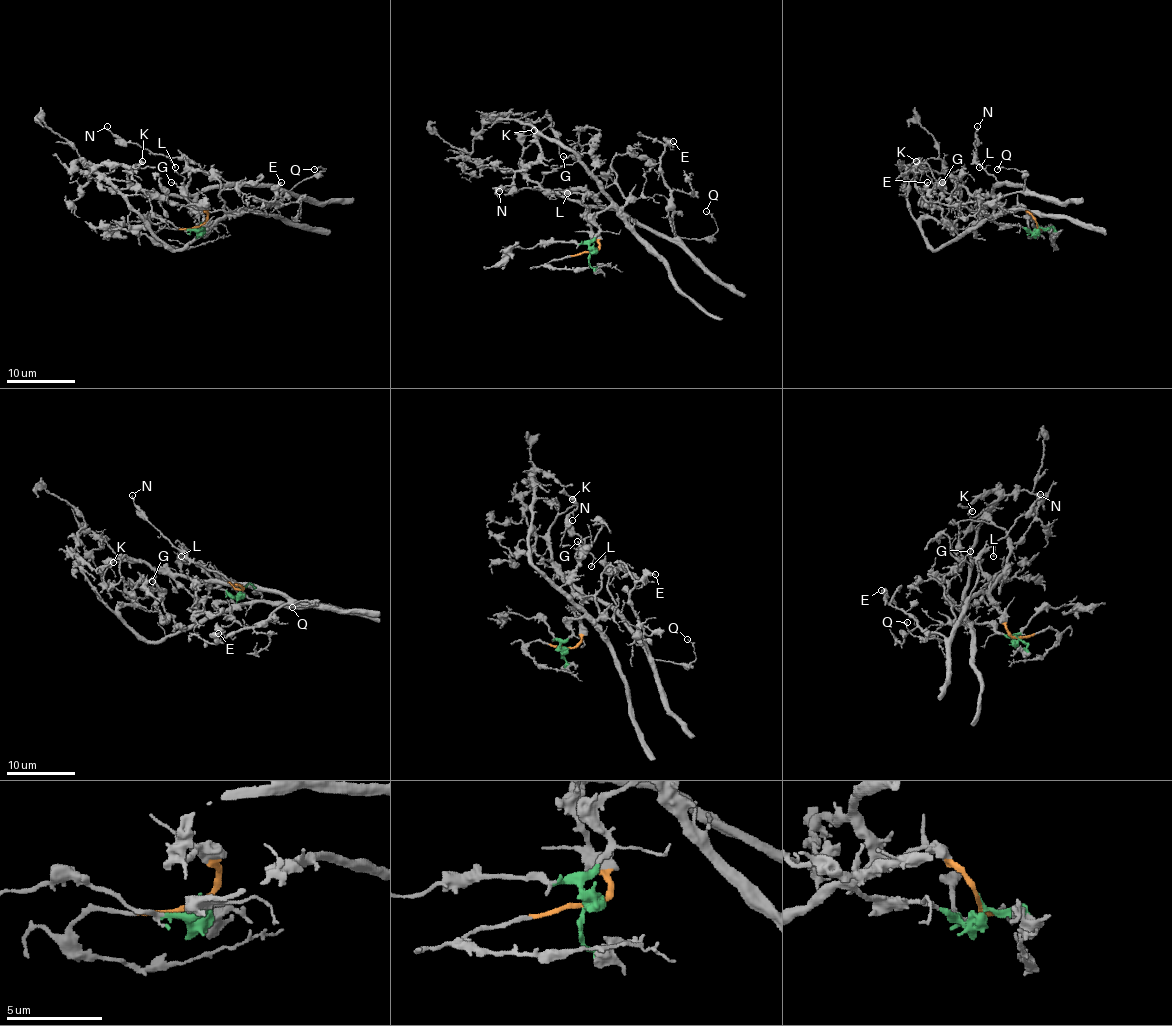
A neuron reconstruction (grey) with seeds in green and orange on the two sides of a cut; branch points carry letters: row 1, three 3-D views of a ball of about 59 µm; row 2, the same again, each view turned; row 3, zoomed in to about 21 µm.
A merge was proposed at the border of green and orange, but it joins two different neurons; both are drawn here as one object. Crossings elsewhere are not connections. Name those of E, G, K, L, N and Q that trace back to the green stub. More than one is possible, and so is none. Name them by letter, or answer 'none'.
G, K

